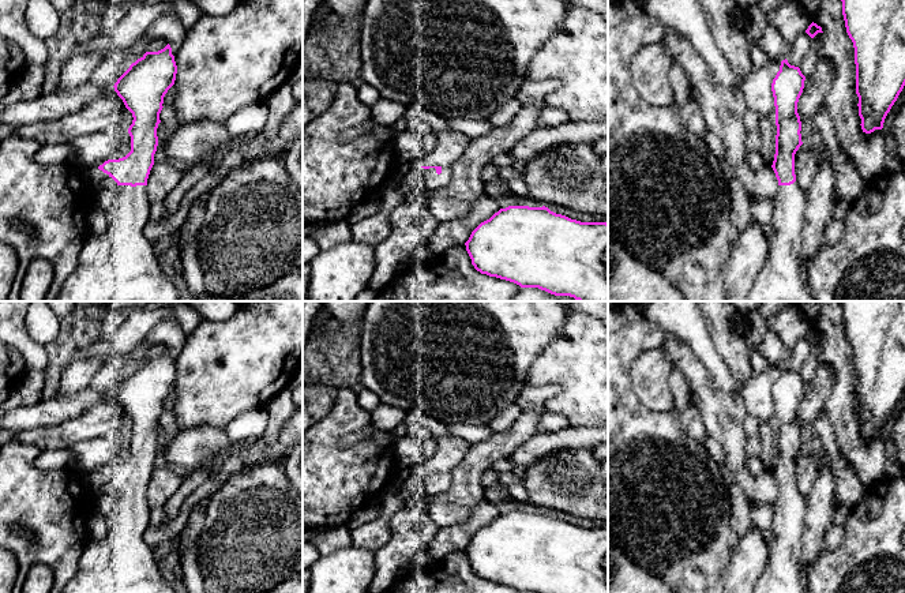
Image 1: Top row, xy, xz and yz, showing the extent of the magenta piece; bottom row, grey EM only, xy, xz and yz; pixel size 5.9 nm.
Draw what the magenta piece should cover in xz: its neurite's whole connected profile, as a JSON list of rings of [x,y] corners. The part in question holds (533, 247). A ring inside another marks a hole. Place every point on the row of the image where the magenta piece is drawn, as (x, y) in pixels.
[[[508,206],[481,222],[465,245],[481,274],[578,301],[608,301],[607,222],[581,222],[545,206]]]

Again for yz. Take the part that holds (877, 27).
[[[841,0],[855,48],[861,130],[882,130],[905,86],[905,0]]]

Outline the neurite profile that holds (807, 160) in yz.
[[[801,145],[795,154],[795,174],[799,187],[806,191],[812,184],[814,177],[826,157],[826,151],[816,150],[808,145]]]

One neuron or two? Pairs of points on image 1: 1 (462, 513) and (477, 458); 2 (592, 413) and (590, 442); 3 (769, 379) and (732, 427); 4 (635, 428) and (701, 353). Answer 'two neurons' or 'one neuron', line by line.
1: two neurons
2: two neurons
3: two neurons
4: two neurons

